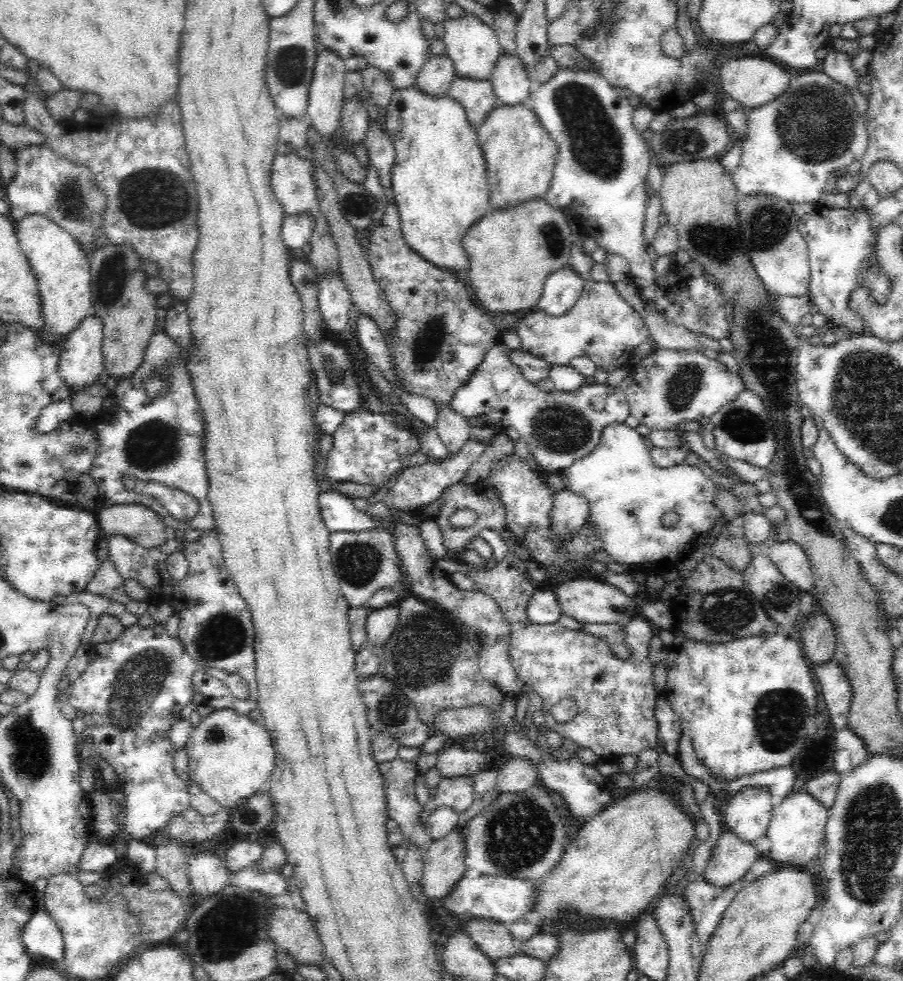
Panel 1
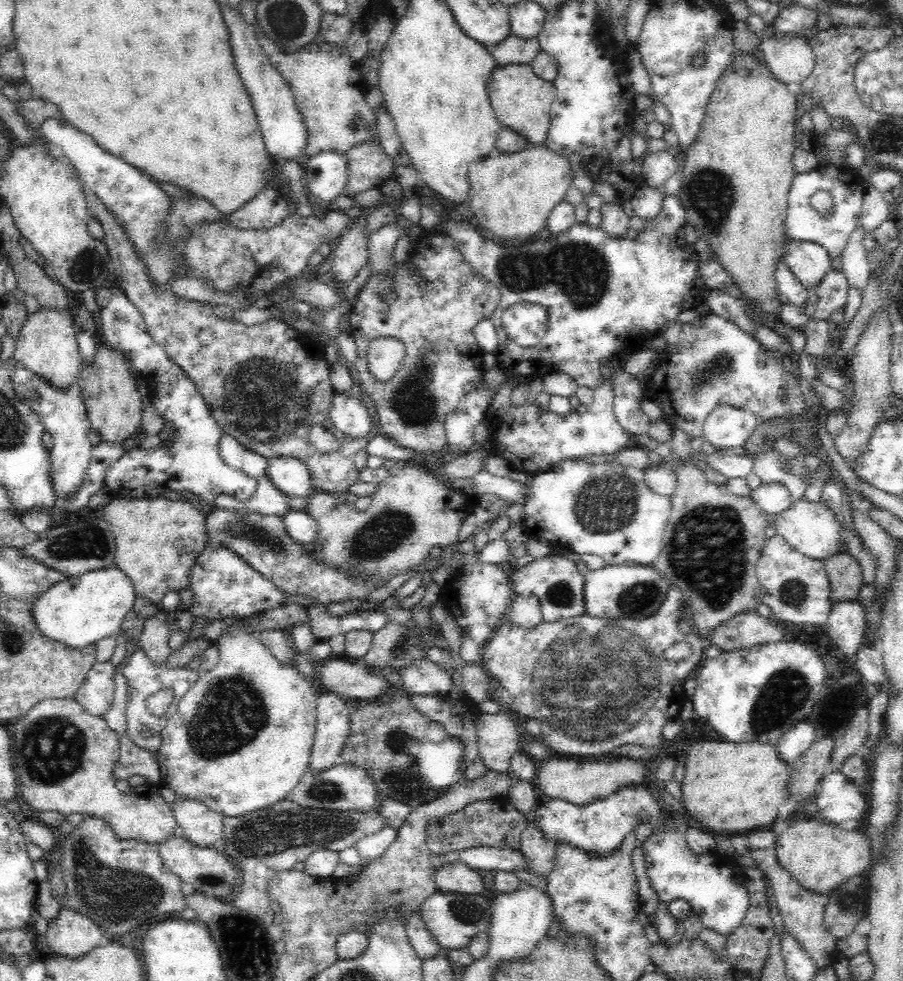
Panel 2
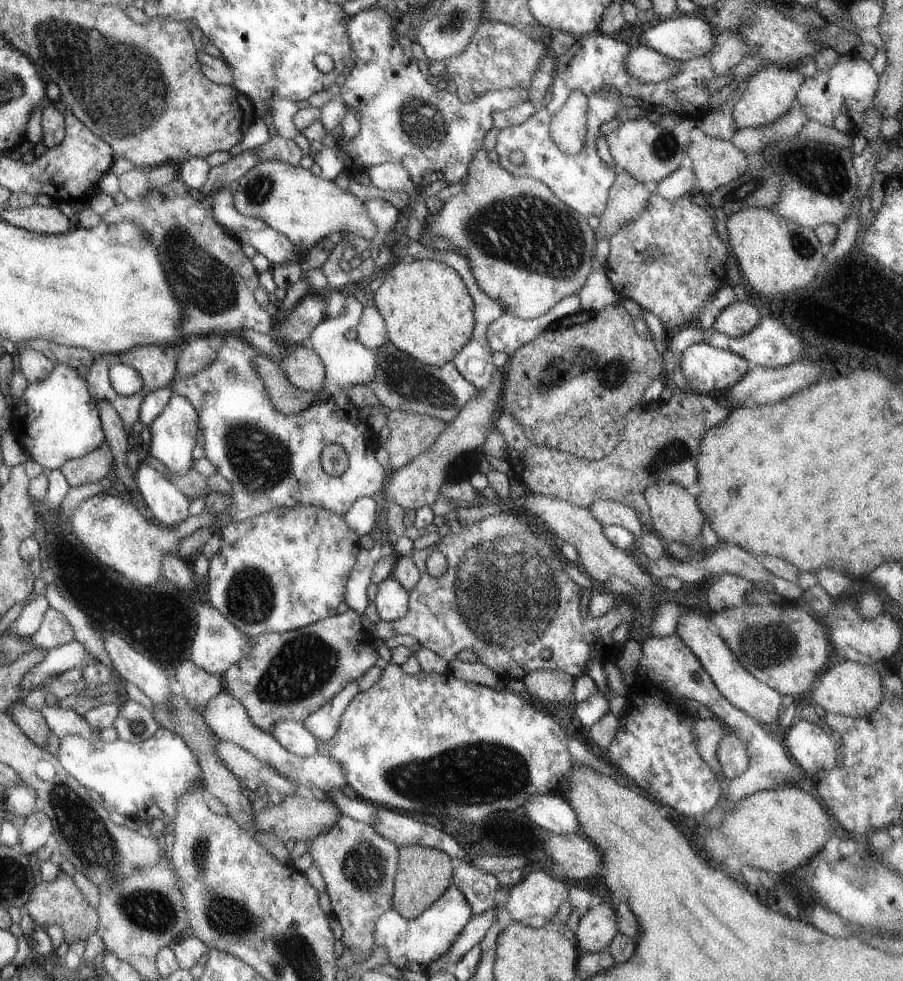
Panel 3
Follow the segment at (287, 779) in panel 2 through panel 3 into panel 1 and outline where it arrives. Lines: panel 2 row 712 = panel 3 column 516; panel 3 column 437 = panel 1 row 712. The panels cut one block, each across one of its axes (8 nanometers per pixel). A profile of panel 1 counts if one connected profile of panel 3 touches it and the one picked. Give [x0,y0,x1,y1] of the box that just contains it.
[184,708,276,810]

